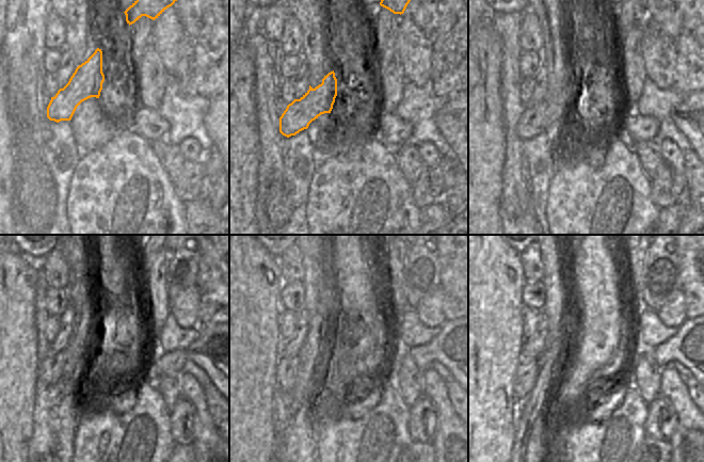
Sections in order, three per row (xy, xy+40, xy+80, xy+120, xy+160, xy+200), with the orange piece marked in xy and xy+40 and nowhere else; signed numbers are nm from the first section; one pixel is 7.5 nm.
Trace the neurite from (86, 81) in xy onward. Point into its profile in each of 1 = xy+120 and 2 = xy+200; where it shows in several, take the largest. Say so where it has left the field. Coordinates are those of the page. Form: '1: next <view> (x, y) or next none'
1: next xy+120 (50, 369)
2: next xy+200 (526, 376)

